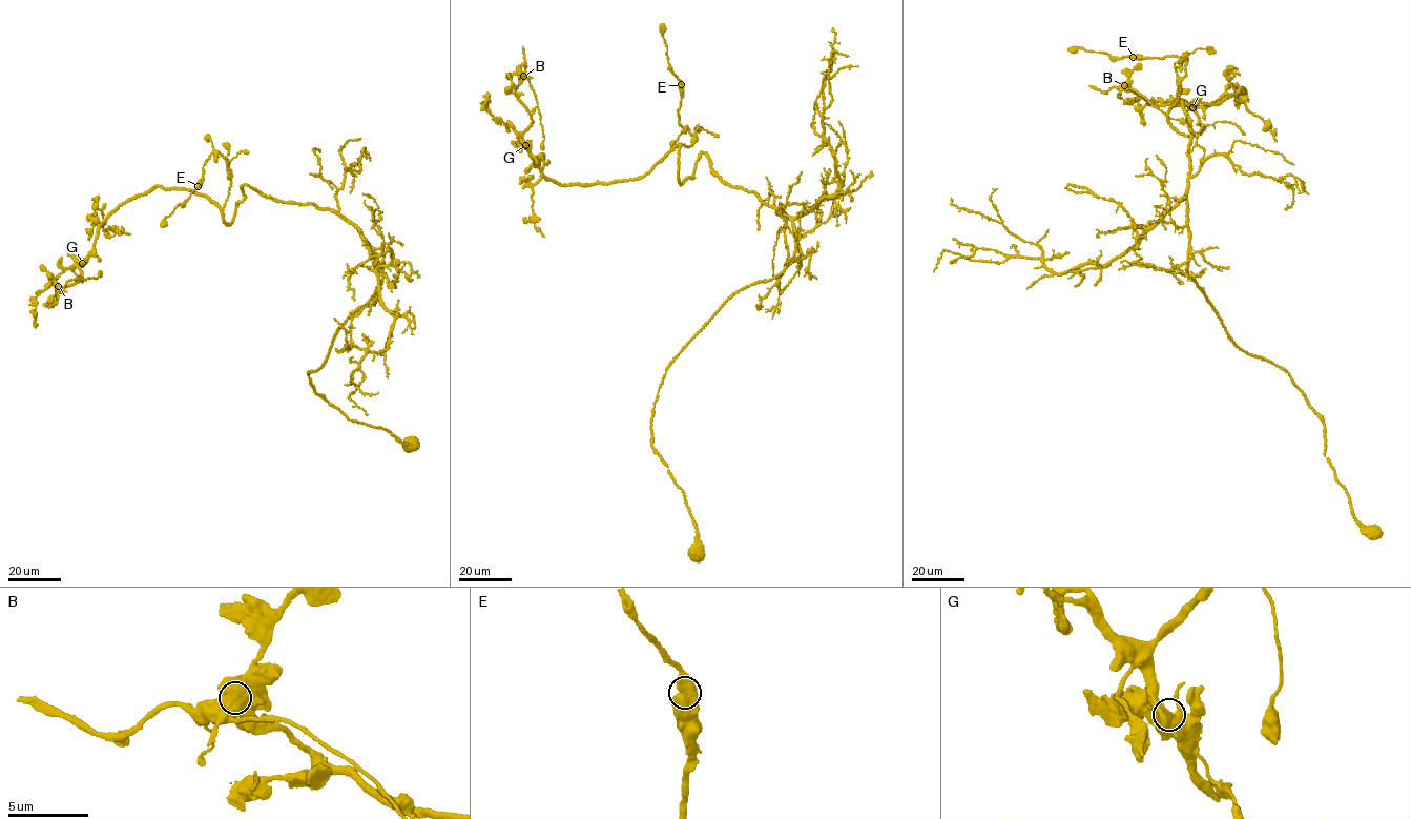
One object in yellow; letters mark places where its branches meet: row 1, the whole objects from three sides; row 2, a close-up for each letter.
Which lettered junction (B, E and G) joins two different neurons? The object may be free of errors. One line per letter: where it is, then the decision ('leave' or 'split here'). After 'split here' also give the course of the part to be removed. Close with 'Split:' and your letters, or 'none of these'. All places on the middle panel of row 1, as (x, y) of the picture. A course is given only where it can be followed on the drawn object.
B: (523, 76) | split here | (523, 76), (536, 99), (543, 131), (543, 149)
E: (681, 84) | leave
G: (525, 145) | leave
Split: B

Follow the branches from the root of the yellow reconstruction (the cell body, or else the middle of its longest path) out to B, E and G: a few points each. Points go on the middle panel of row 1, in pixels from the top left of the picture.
B: (698, 553), (660, 385), (797, 233), (703, 154), (681, 184), (680, 144), (637, 178), (543, 176), (523, 76)
E: (698, 553), (652, 445), (660, 385), (729, 297), (802, 253), (705, 155), (680, 181), (681, 84)
G: (698, 553), (660, 385), (797, 233), (703, 154), (681, 184), (680, 144), (566, 185), (525, 145)

